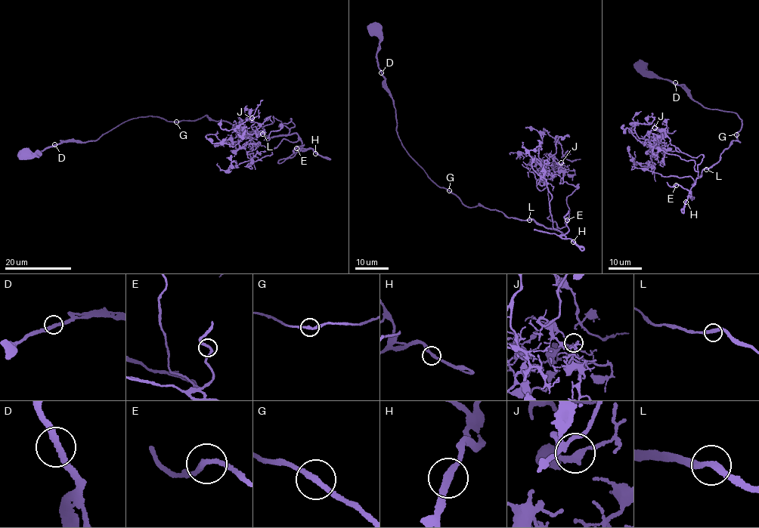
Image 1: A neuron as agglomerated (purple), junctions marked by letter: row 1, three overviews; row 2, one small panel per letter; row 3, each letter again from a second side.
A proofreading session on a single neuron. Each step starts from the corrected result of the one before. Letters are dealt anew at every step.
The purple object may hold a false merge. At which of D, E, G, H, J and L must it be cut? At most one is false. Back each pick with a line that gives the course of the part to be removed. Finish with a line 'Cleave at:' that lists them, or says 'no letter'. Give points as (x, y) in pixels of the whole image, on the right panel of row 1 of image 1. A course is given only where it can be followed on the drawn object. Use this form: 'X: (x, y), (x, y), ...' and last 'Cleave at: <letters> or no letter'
Cleave at: no letter

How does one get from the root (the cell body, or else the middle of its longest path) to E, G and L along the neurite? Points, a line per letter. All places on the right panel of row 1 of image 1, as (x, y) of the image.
E: (642, 66), (688, 88), (705, 108), (741, 120), (739, 142), (732, 142), (689, 189), (676, 185)
G: (642, 66), (661, 78), (688, 88), (692, 98), (705, 108), (736, 113), (741, 124), (736, 134)
L: (642, 66), (688, 88), (705, 108), (734, 112), (741, 120), (735, 134), (740, 141), (732, 142), (706, 168)

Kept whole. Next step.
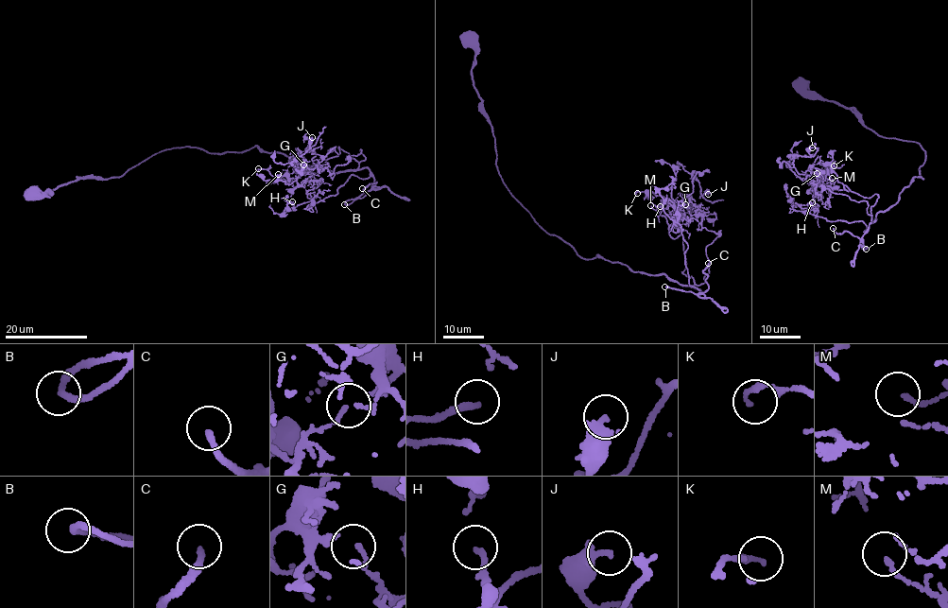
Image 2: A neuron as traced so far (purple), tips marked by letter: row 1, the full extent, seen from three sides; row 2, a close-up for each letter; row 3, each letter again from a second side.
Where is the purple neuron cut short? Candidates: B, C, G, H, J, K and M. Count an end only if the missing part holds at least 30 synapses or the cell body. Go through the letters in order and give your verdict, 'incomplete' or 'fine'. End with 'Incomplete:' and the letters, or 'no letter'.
B: fine
C: incomplete
G: fine
H: incomplete
J: fine
K: fine
M: fine
Incomplete: C, H

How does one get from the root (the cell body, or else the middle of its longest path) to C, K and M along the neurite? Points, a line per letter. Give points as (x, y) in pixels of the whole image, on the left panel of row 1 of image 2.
C: (30, 194), (121, 177), (188, 147), (368, 168), (376, 182), (362, 188)
K: (30, 194), (121, 177), (188, 147), (257, 147), (370, 175), (315, 202), (312, 181), (258, 168)
M: (30, 194), (121, 177), (188, 147), (257, 147), (336, 172), (358, 163), (338, 147), (307, 173), (278, 174)

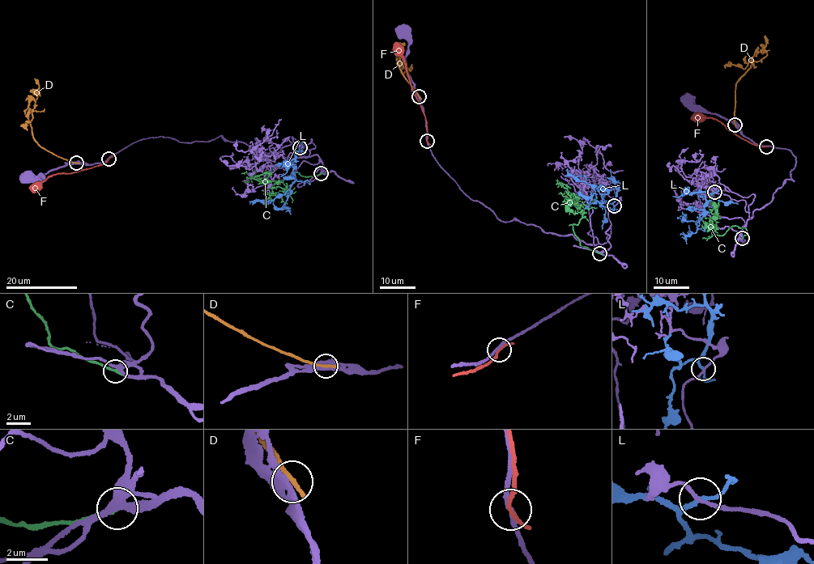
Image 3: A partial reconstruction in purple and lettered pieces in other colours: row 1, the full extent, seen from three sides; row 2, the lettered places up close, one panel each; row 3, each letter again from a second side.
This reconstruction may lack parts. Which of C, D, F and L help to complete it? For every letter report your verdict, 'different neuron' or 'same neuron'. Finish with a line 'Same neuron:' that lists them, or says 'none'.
C: same neuron
D: different neuron
F: different neuron
L: different neuron
Same neuron: C

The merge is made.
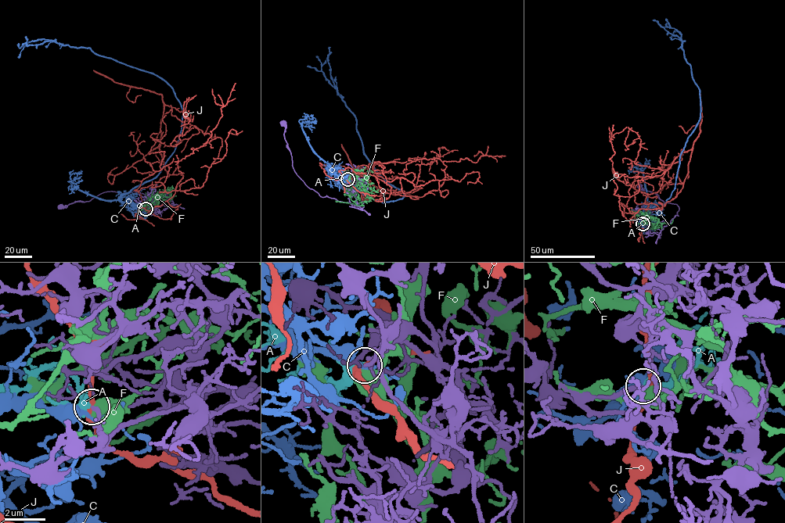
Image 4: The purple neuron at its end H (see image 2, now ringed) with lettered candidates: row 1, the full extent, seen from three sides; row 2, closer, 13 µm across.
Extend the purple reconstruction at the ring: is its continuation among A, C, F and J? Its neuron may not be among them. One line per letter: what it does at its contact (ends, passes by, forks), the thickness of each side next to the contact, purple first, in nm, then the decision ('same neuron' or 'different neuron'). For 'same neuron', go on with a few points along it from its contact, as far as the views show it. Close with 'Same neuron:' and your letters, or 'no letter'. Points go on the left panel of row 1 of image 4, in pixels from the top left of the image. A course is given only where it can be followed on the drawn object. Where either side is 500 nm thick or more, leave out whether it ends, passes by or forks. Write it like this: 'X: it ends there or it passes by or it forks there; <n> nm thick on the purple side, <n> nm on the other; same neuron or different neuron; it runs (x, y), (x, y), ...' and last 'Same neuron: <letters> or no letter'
A: it passes by; 120 nm thick on the purple side, 400 nm on the other; same neuron
C: it forks there; 260 nm thick on the purple side, 130 nm on the other; different neuron
F: 130 nm thick on the purple side, 750 nm on the other; different neuron
J: it passes by; 130 nm thick on the purple side, 400 nm on the other; different neuron
Same neuron: A

